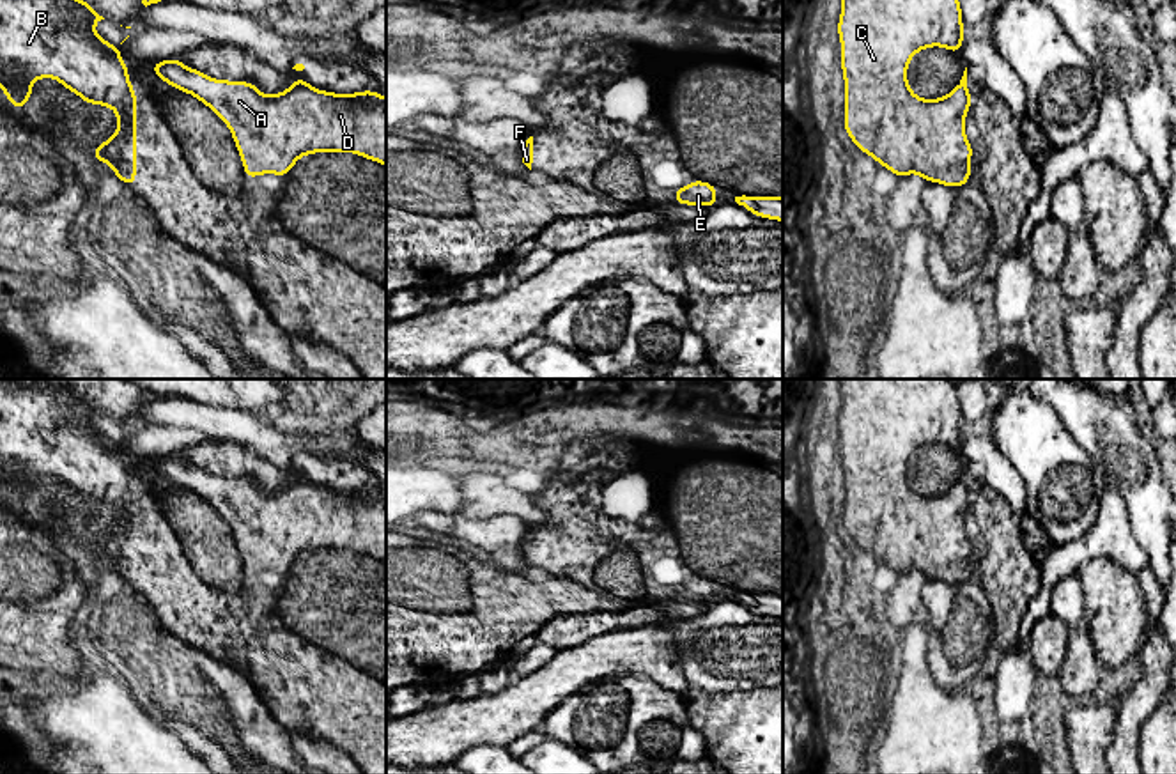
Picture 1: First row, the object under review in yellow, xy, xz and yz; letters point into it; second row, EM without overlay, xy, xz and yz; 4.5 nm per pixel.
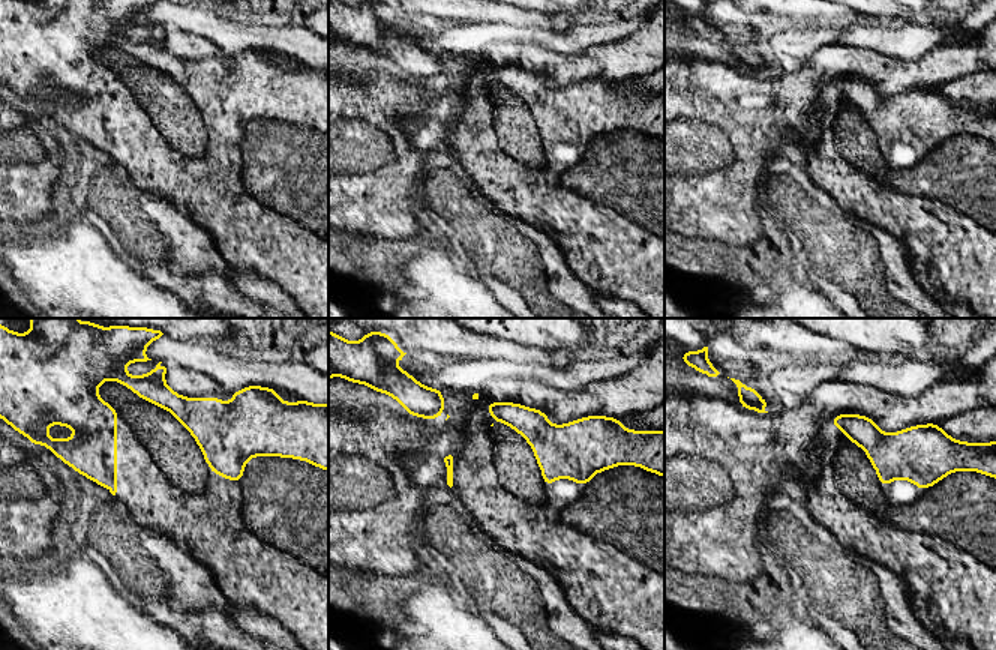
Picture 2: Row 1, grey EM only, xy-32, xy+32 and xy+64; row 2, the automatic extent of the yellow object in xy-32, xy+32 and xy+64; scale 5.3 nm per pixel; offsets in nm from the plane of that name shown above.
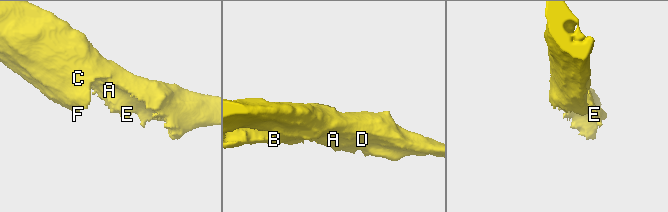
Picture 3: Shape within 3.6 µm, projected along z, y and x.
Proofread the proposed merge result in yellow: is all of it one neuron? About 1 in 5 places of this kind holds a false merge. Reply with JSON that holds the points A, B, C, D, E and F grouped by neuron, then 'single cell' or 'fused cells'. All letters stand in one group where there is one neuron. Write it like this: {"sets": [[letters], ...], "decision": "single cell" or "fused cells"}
{"sets": [["A", "B", "C", "D", "E", "F"]], "decision": "single cell"}

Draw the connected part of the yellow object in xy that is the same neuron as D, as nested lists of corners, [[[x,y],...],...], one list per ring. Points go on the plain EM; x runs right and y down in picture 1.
[[[179,453],[152,459],[158,476],[195,492],[230,526],[246,576],[262,570],[287,574],[301,553],[317,549],[354,549],[386,563],[386,494],[361,487],[335,491],[313,485],[305,475],[278,491],[264,492],[253,478],[216,476],[184,462]]]

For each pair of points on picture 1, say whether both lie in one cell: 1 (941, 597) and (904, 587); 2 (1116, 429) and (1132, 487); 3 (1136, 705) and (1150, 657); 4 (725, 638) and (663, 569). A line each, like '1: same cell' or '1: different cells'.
1: different cells
2: same cell
3: same cell
4: different cells

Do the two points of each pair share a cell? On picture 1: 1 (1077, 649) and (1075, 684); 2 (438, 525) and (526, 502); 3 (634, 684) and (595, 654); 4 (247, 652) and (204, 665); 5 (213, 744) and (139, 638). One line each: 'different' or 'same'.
1: same
2: different
3: different
4: different
5: same

